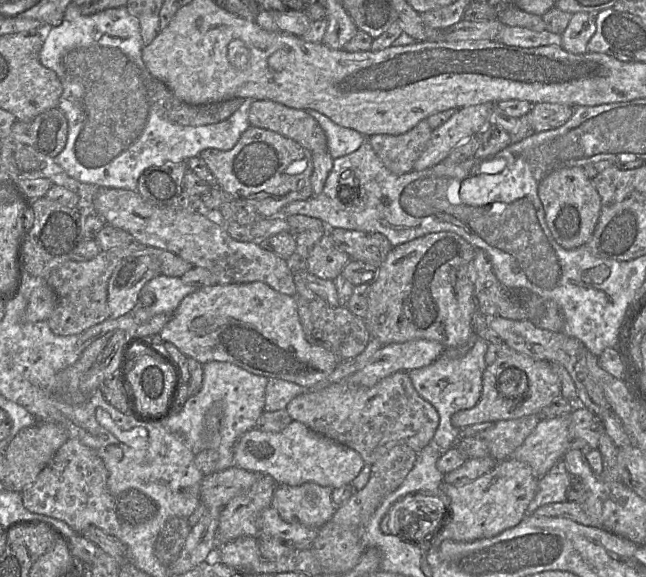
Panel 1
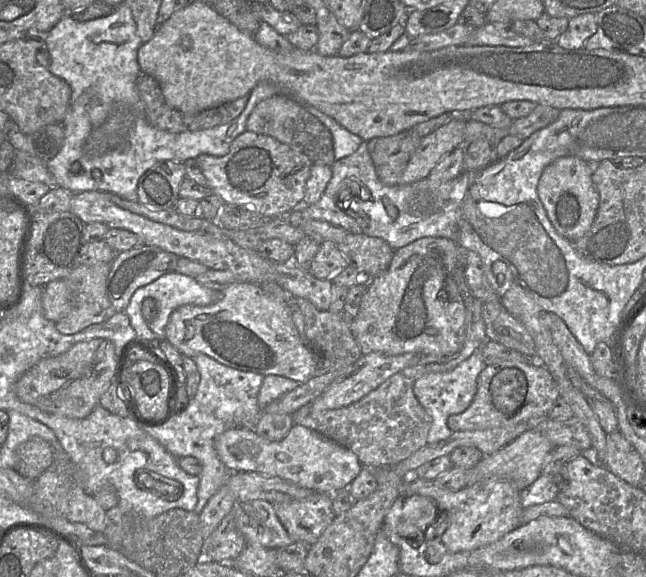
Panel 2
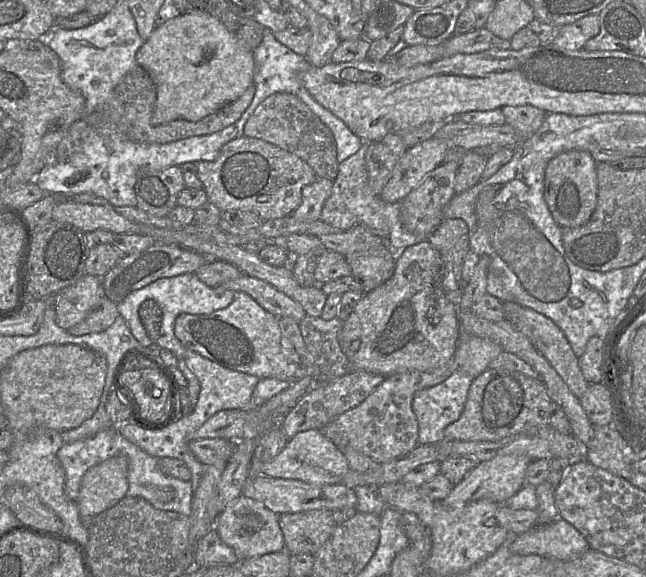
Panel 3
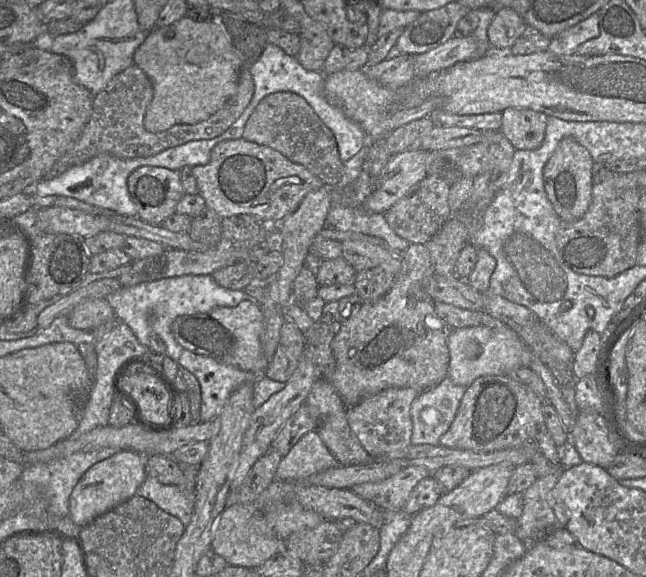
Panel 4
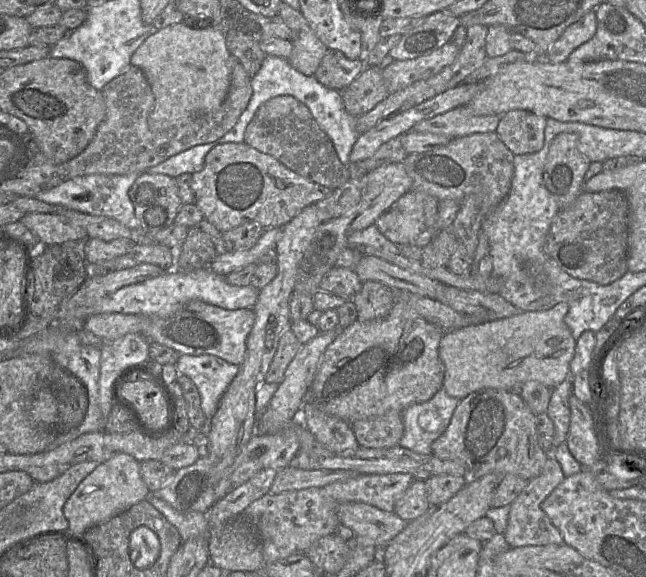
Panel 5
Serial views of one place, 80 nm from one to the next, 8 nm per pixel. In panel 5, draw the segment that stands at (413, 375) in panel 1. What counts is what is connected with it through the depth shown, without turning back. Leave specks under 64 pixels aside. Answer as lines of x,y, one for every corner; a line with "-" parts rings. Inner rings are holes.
441,387
430,400
409,406
402,412
404,433
398,446
418,454
432,454
431,444
448,427
459,401

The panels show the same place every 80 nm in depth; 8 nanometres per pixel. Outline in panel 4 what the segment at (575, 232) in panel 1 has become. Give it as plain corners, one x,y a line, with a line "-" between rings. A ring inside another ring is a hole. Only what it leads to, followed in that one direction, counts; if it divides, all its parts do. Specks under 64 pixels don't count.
573,137
563,138
546,162
543,182
546,195
562,221
574,221
587,211
592,200
594,160

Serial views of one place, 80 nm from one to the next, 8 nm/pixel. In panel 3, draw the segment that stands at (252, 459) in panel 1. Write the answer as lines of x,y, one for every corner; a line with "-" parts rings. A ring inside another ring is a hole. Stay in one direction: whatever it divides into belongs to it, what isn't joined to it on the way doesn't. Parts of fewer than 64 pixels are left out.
307,430
289,439
284,449
274,459
264,464
261,474
309,484
332,485
339,484
349,471
348,462
336,444
325,437
321,430
-
205,438
189,442
195,458
203,465
226,466
232,456
237,441
224,438

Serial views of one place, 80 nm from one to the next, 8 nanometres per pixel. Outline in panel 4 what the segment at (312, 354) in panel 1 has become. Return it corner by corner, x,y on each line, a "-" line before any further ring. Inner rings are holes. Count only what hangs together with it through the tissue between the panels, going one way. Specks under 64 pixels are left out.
250,298
235,307
215,307
209,312
179,316
171,325
175,340
184,349
258,376
264,375
270,363
261,346
263,330
262,308

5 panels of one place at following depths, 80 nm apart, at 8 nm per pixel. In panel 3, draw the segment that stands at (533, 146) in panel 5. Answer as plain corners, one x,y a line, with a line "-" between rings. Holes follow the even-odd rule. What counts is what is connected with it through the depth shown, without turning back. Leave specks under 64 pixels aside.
530,105
504,106
501,108
506,124
509,124
521,139
534,134
543,124
547,113

